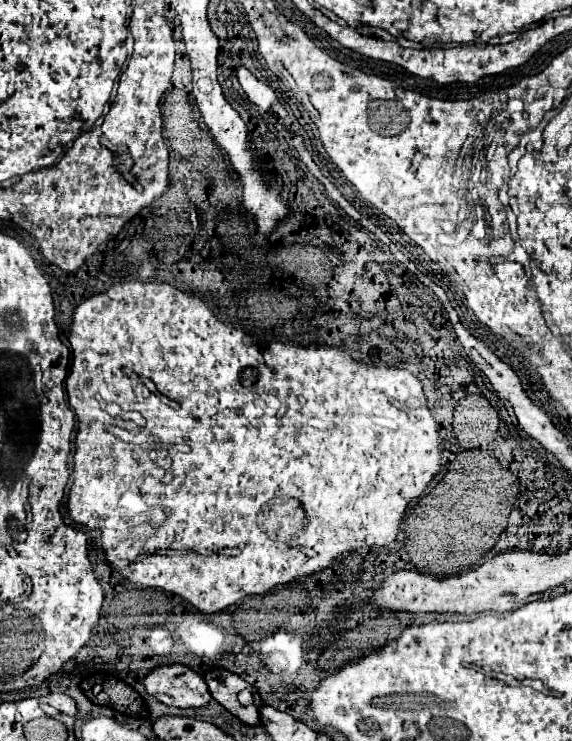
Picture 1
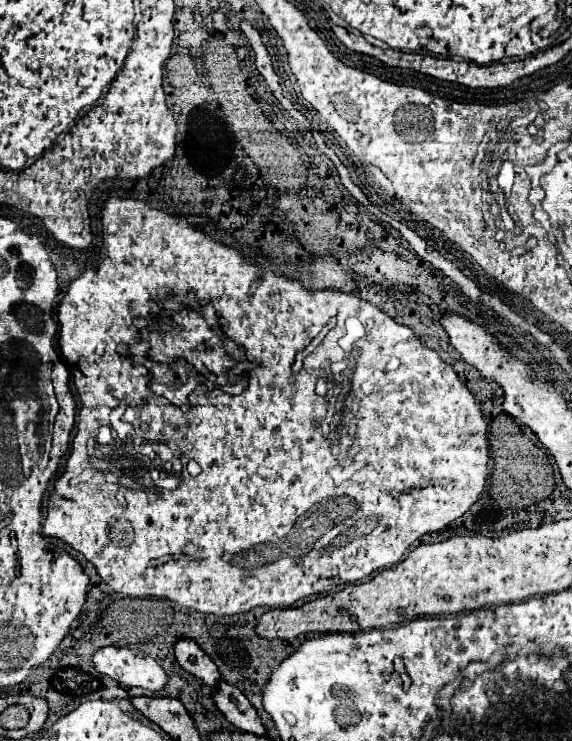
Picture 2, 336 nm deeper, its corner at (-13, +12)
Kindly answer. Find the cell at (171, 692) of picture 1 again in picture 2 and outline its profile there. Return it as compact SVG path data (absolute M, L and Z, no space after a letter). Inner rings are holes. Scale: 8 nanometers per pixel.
M105 646L93 656L93 664L101 674L115 678L129 688L141 686L159 692L167 686L169 680L165 668L141 650Z

